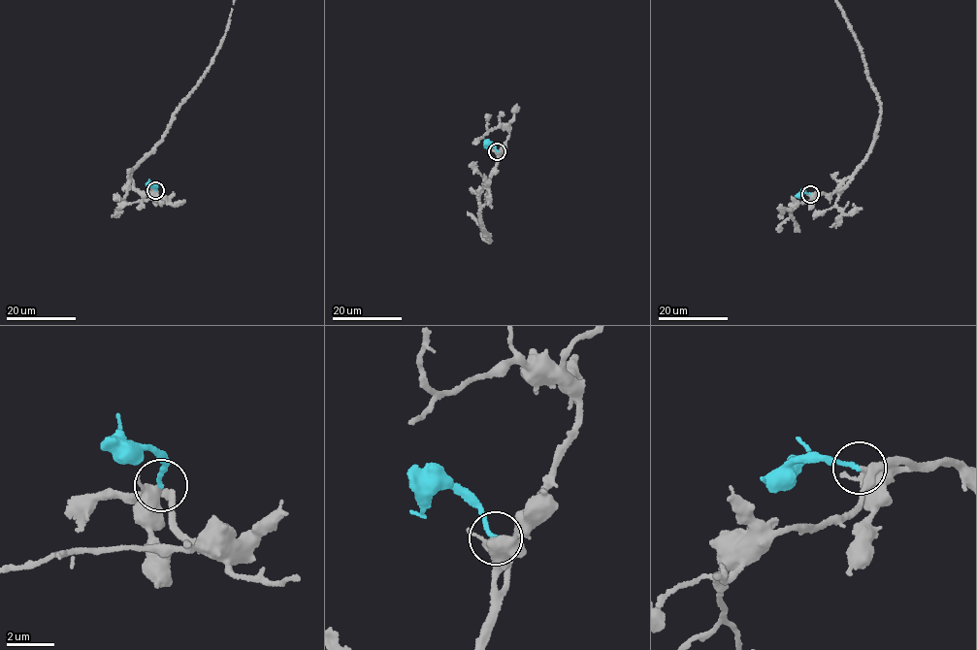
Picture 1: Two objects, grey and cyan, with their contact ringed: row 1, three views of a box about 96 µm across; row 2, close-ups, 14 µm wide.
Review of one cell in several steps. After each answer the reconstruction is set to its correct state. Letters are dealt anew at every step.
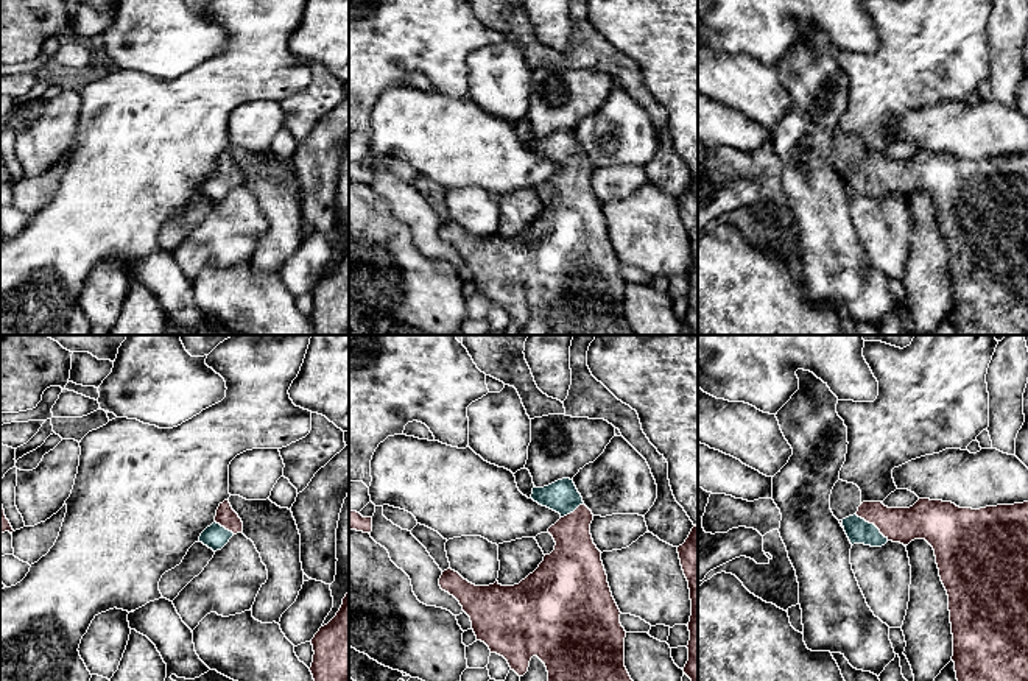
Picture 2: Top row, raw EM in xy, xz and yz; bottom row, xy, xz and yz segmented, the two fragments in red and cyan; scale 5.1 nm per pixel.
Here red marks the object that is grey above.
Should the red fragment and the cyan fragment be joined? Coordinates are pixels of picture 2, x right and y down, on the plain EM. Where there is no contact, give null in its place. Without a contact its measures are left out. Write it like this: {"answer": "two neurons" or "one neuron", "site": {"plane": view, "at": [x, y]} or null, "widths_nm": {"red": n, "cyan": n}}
{"answer": "one neuron", "site": {"plane": "yz", "at": [873, 173]}, "widths_nm": {"red": 190, "cyan": 130}}

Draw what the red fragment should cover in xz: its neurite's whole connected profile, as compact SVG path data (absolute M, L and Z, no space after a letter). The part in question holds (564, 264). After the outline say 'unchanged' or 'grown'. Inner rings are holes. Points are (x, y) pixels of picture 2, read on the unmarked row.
M570 129L534 137L531 150L561 165L547 182L556 193L554 201L544 207L539 218L514 237L498 232L475 237L447 220L439 229L441 240L453 246L470 268L477 291L503 307L519 327L537 307L547 318L548 335L634 335L625 318L621 263L612 248L601 203L590 185L592 162Z; grown

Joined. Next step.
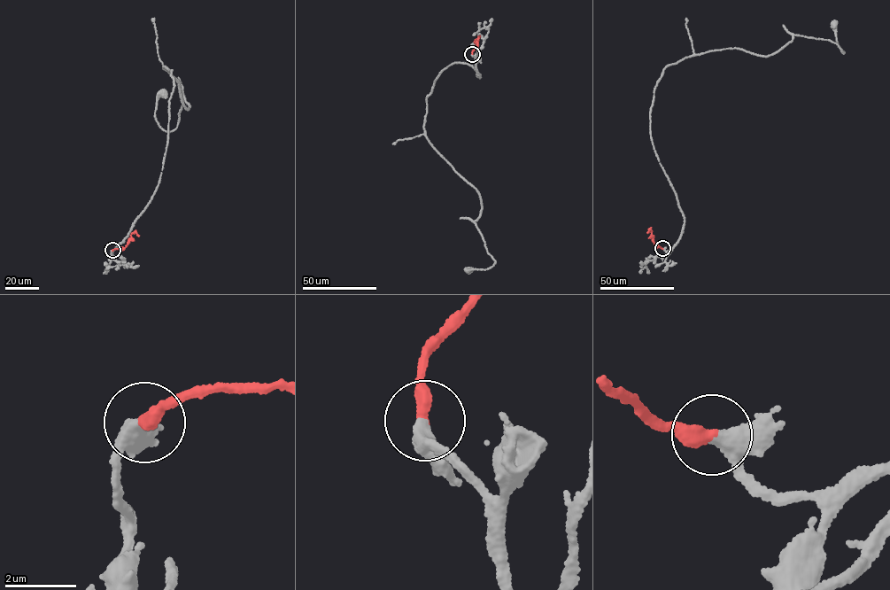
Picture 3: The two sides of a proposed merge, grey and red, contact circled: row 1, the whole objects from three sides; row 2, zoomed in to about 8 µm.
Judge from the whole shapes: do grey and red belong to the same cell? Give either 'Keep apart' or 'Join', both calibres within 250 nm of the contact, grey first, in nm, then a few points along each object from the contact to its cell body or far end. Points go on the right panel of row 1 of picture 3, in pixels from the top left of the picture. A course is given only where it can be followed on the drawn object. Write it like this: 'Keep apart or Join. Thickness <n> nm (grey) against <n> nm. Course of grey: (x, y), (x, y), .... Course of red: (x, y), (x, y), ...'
Join. Thickness 380 nm (grey) against 400 nm. Course of grey: (663, 248), (684, 221), (651, 136), (663, 69), (726, 49), (772, 55), (793, 34), (843, 53), (833, 24). Course of red: (663, 248), (654, 244), (651, 229), (647, 232)

